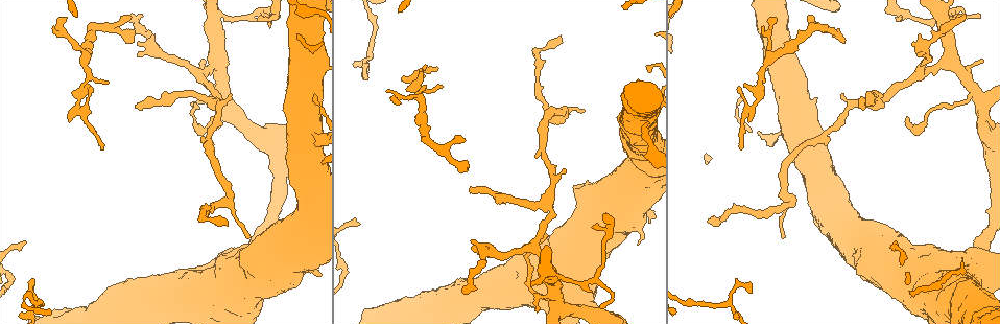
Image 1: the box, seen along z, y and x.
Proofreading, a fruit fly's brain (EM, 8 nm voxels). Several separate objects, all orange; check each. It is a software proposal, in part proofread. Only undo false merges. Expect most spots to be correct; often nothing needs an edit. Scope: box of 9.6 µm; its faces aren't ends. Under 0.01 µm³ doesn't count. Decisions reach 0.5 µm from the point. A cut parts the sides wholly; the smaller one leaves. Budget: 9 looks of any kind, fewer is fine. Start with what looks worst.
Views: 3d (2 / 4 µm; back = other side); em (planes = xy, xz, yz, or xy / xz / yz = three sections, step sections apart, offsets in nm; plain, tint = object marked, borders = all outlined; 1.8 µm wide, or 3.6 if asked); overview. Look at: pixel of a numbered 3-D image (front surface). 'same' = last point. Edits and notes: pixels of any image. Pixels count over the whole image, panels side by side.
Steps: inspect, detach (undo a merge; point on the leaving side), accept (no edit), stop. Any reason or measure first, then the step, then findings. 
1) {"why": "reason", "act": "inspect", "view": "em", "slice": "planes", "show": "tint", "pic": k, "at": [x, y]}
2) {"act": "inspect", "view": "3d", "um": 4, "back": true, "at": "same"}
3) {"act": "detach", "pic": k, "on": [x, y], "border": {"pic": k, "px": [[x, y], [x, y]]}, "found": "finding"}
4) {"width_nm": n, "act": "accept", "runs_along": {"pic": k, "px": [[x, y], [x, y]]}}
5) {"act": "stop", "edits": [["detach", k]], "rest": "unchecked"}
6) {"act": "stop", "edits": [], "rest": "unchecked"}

{"why": "sharp bend", "act": "inspect", "view": "3d", "um": 4, "pic": 1, "at": [87, 57]}

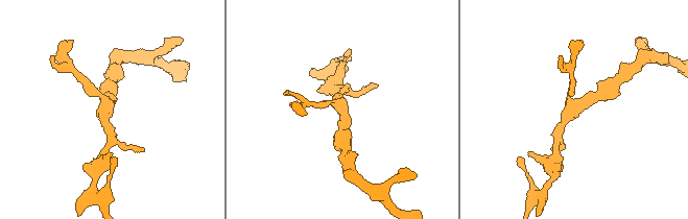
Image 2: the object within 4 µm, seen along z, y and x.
{"arms": 3, "why": "shape alone is not enough", "act": "inspect", "view": "em", "slice": "planes", "show": "plain", "pic": 2, "at": [108, 106]}

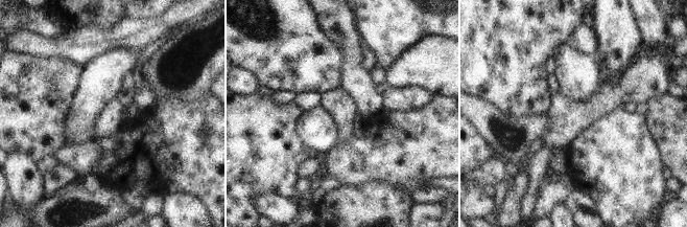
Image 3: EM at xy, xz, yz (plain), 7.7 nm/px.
{"act": "inspect", "view": "em", "slice": "planes", "show": "tint", "at": "same"}

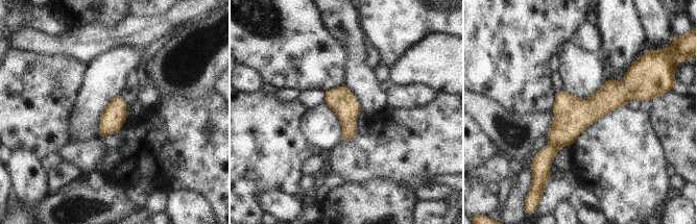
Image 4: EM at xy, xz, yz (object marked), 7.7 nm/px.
{"act": "accept", "found": "one neuron here"}

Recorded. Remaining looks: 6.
{"why": "sharp bend", "act": "inspect", "view": "em", "slice": "yz", "step": 8, "show": "tint", "pic": 1, "at": [559, 312]}

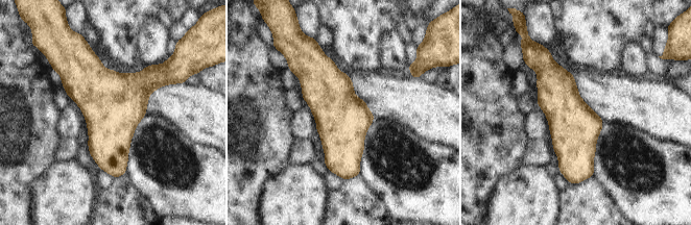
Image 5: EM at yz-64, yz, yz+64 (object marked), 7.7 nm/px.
{"act": "inspect", "view": "em", "slice": "planes", "show": "borders", "at": "same"}

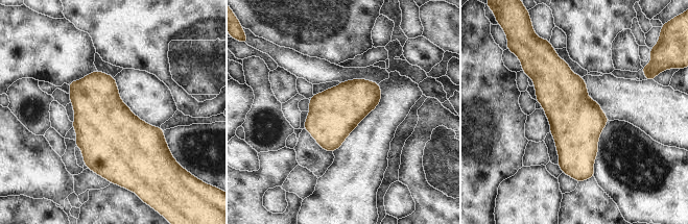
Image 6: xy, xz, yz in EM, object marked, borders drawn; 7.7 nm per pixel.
{"act": "accept", "found": "all the same neuron"}

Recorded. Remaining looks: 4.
{"why": "a fork", "act": "inspect", "view": "3d", "um": 2, "pic": 1, "at": [370, 52]}

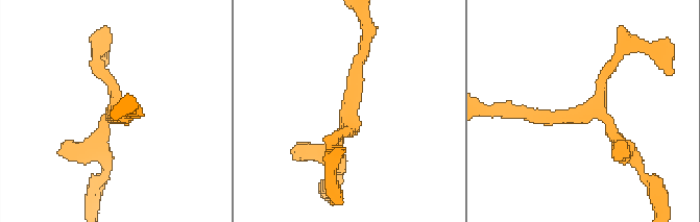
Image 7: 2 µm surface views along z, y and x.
{"act": "inspect", "view": "em", "slice": "planes", "show": "tint", "pic": 7, "at": [350, 117]}

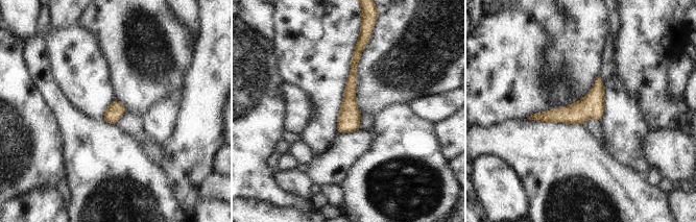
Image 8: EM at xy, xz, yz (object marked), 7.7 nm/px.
{"width_nm": 140, "act": "accept", "runs_along": {"pic": 8, "px": [[359, 49], [349, 120], [339, 130]]}, "found": "continuous, no second neuron"}

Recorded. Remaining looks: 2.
{"why": "four-way junction", "act": "inspect", "view": "em", "slice": "xz", "step": 4, "show": "tint", "pic": 1, "at": [214, 18]}

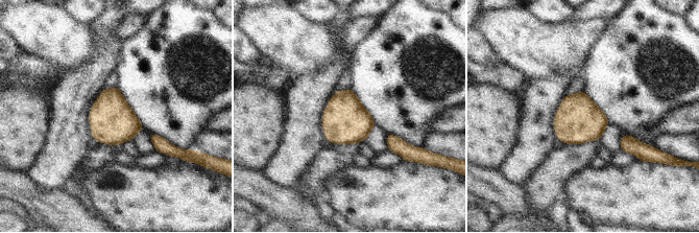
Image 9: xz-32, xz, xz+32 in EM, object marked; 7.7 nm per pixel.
{"act": "inspect", "view": "em", "slice": "planes", "show": "tint", "at": "same"}

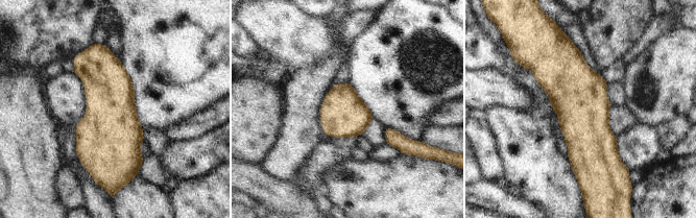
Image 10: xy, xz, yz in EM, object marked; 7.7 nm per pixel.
{"width_nm": 360, "act": "accept", "found": "all the same neuron"}

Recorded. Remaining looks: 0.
{"act": "stop", "edits": [], "rest": "unchecked"}

